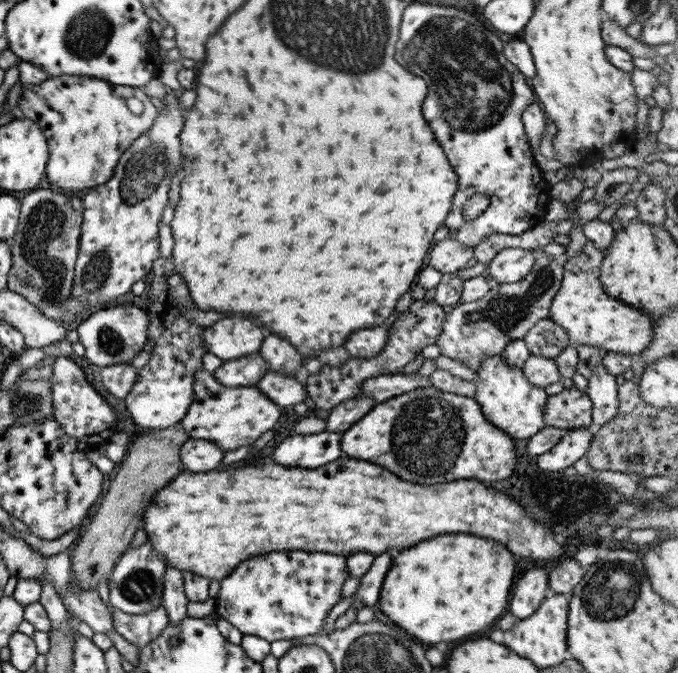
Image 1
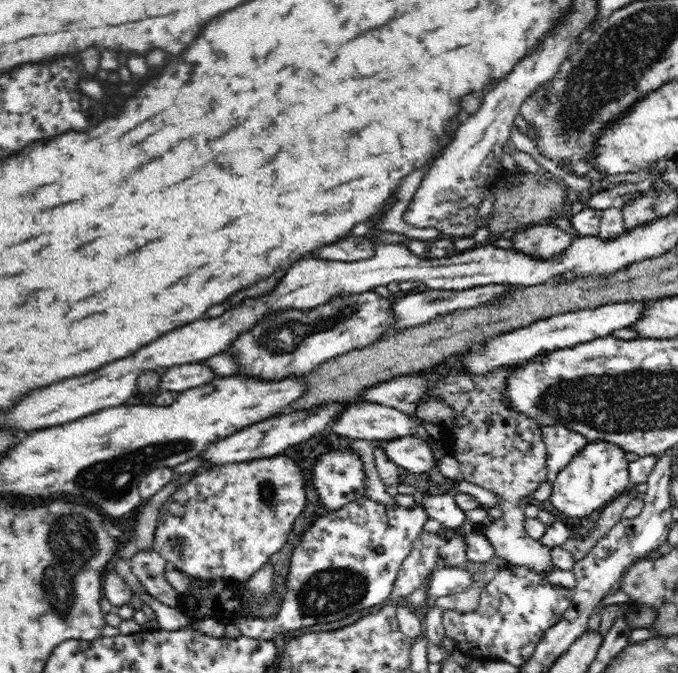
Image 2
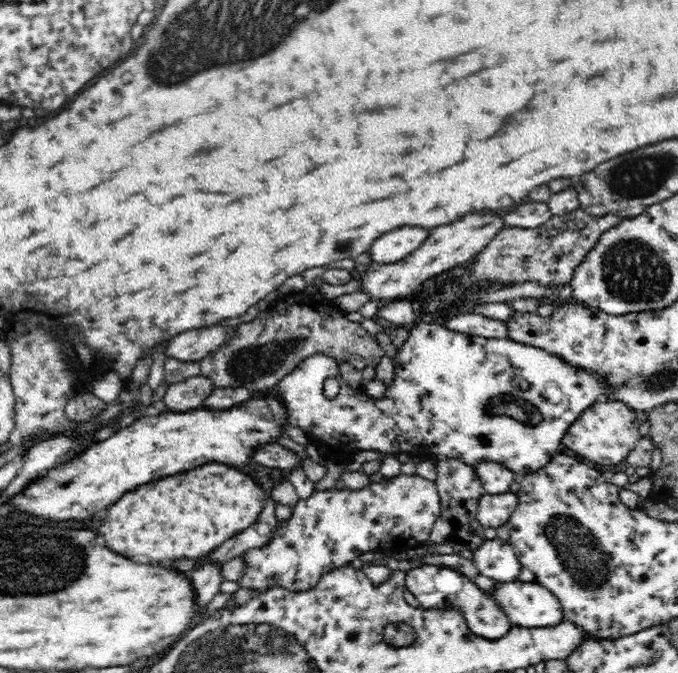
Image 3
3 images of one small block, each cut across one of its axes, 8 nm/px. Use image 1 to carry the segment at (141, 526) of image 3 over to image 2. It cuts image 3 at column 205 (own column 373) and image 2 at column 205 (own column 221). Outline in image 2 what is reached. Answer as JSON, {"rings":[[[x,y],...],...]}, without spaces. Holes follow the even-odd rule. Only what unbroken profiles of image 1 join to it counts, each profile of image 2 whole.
{"rings":[[[290,456],[214,466],[194,476],[188,484],[178,486],[176,492],[160,506],[153,550],[168,562],[169,567],[176,568],[190,578],[226,578],[244,582],[287,544],[288,534],[292,532],[296,518],[306,508],[308,483],[302,468]]]}

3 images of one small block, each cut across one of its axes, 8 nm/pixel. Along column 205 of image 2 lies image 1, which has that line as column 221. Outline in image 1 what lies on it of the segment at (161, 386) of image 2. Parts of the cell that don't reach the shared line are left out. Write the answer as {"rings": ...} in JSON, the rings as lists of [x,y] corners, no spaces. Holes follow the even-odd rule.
{"rings":[[[258,352],[242,358],[224,361],[213,372],[222,387],[252,386],[268,372],[268,364]]]}

